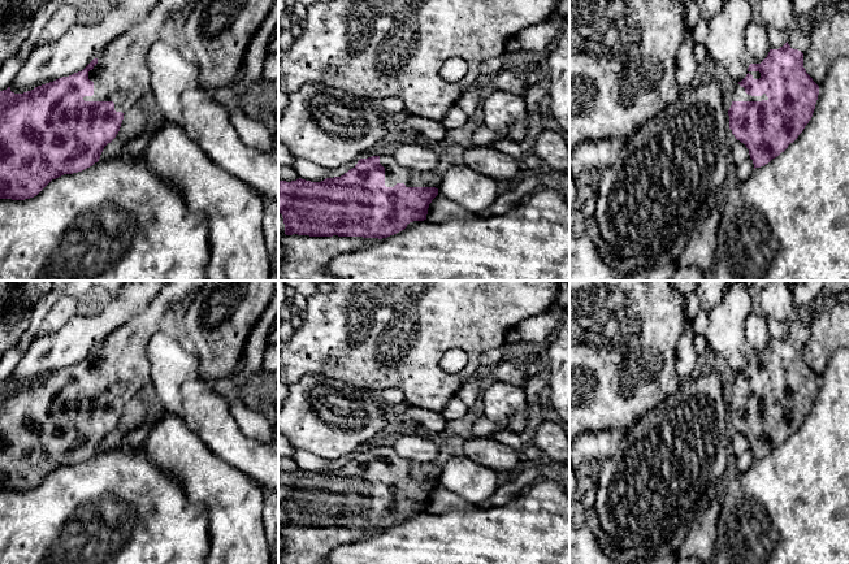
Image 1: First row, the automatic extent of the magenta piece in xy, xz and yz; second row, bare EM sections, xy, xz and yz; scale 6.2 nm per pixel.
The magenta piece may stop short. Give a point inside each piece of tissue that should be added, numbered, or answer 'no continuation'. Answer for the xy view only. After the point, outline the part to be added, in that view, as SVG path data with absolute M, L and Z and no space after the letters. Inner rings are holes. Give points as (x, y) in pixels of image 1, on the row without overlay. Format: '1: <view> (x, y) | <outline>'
1: xy (121, 367) | M169 281L148 307L114 329L88 363L94 386L85 392L113 392L114 402L126 404L150 382L147 343L169 321L174 307L185 305L207 281Z

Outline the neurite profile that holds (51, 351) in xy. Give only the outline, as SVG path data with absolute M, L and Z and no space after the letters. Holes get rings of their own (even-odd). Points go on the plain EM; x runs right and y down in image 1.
M137 281L125 283L120 292L111 298L92 314L77 314L60 330L47 331L35 338L13 370L10 382L23 385L38 377L82 363L118 326L143 312L165 286L165 281Z

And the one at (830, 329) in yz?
M832 301L820 313L807 316L810 337L803 344L803 359L820 378L831 355L839 348L849 348L849 303Z

